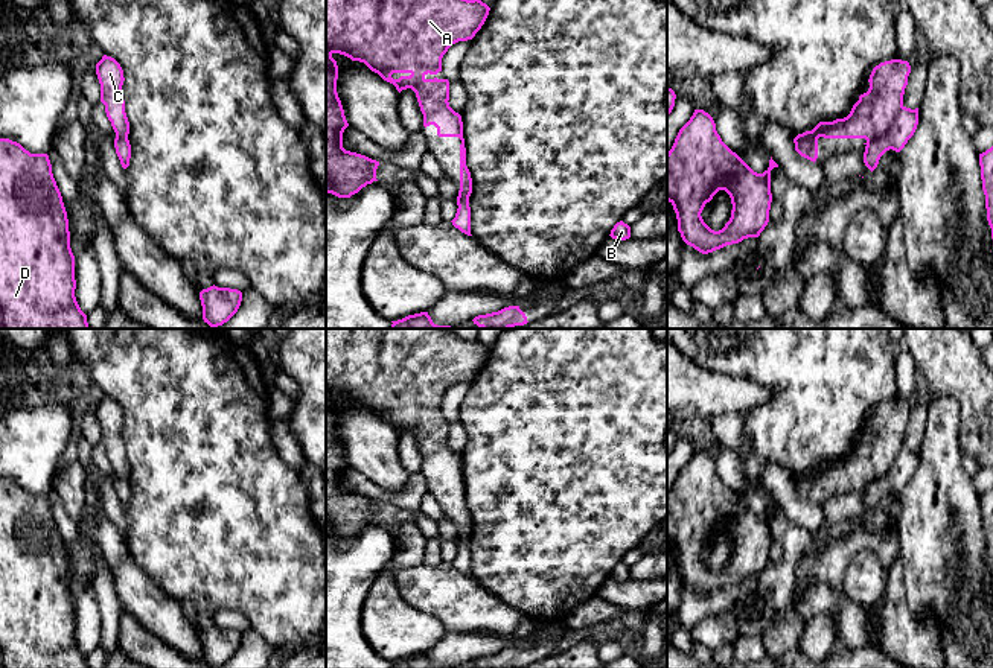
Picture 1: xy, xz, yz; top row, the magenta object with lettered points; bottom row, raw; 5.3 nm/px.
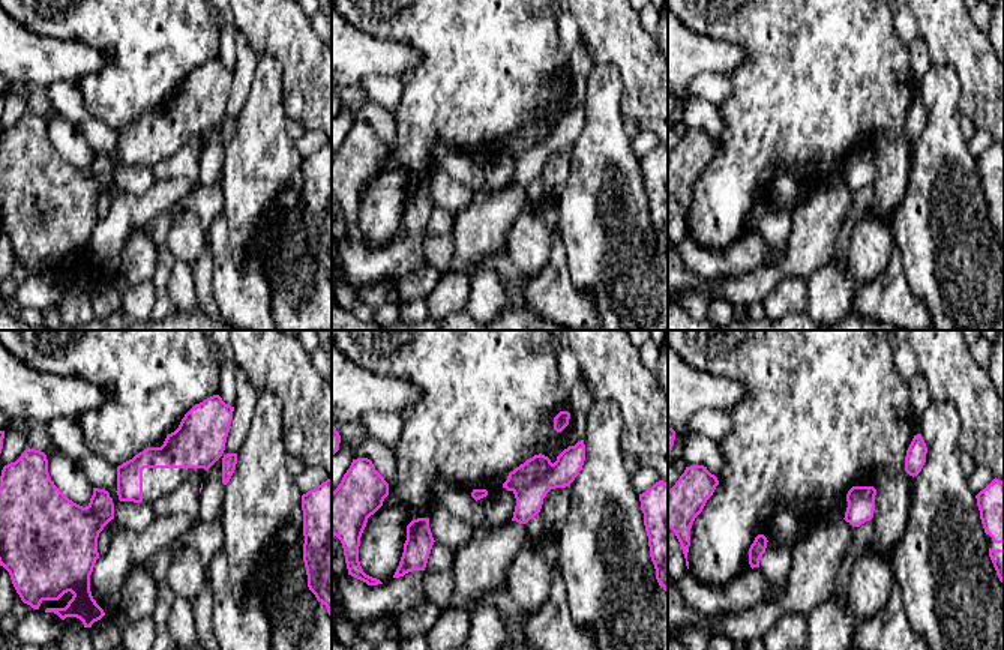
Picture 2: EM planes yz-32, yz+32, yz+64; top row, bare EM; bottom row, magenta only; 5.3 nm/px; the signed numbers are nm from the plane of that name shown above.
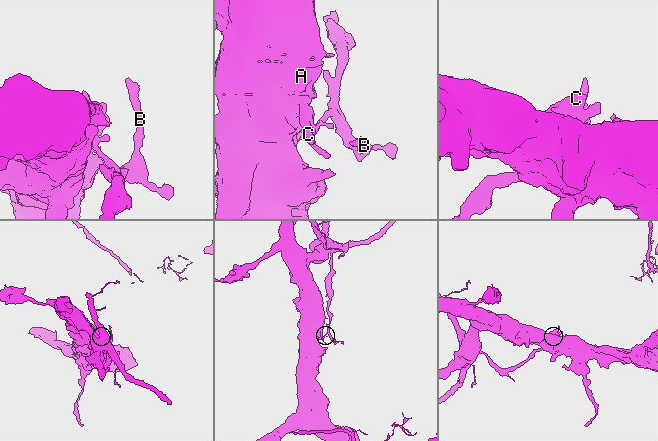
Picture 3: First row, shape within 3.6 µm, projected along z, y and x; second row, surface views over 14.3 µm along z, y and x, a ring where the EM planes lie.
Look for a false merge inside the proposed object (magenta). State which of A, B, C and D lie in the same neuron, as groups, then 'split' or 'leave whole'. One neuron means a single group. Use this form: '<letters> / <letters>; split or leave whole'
A C D / B; split

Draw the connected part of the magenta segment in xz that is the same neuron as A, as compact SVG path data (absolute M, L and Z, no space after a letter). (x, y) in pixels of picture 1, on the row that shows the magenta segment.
M326 0L326 193L338 198L350 198L367 184L378 181L376 169L379 166L379 161L343 148L343 132L349 123L337 93L338 65L332 58L334 53L340 53L352 61L364 62L384 81L393 84L399 93L411 88L423 114L423 126L434 125L439 137L458 137L461 140L458 198L469 199L472 178L466 166L463 122L461 116L449 107L449 81L437 78L426 79L425 76L428 73L436 76L442 72L442 58L448 49L458 41L472 40L484 24L489 11L490 8L481 0Z

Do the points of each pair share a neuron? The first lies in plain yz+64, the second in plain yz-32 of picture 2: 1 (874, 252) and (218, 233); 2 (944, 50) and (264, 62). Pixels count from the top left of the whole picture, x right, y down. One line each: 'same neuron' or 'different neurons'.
1: different neurons
2: different neurons

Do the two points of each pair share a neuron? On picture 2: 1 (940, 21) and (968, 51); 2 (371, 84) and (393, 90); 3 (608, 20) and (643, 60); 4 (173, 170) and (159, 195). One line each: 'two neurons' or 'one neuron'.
1: one neuron
2: one neuron
3: one neuron
4: two neurons

